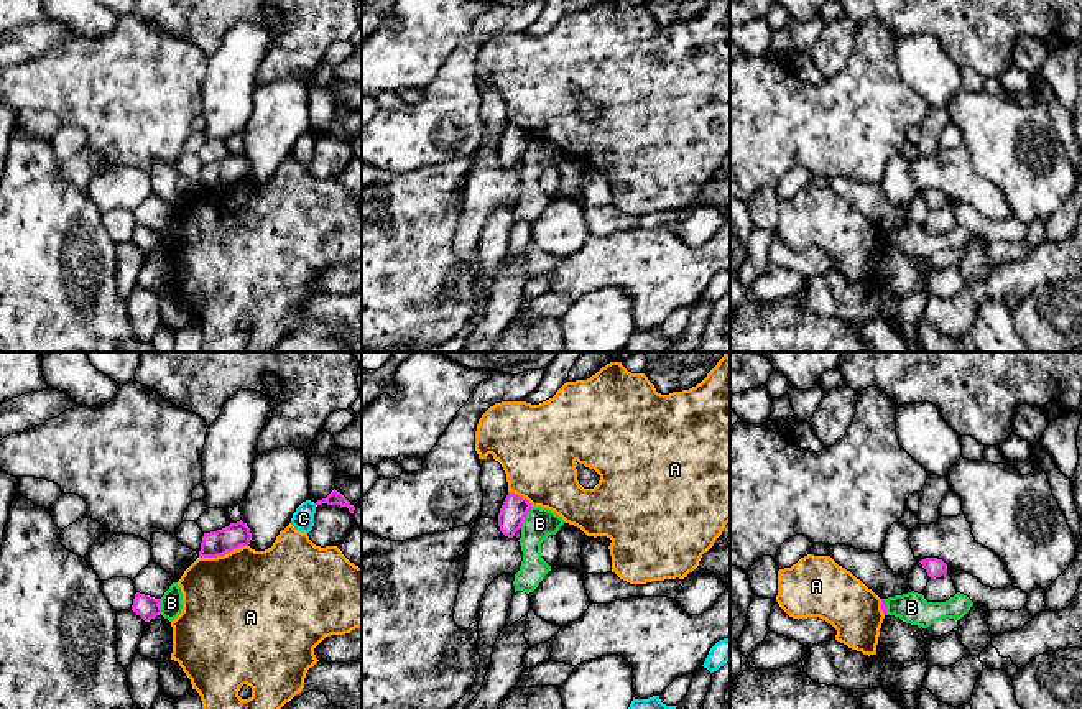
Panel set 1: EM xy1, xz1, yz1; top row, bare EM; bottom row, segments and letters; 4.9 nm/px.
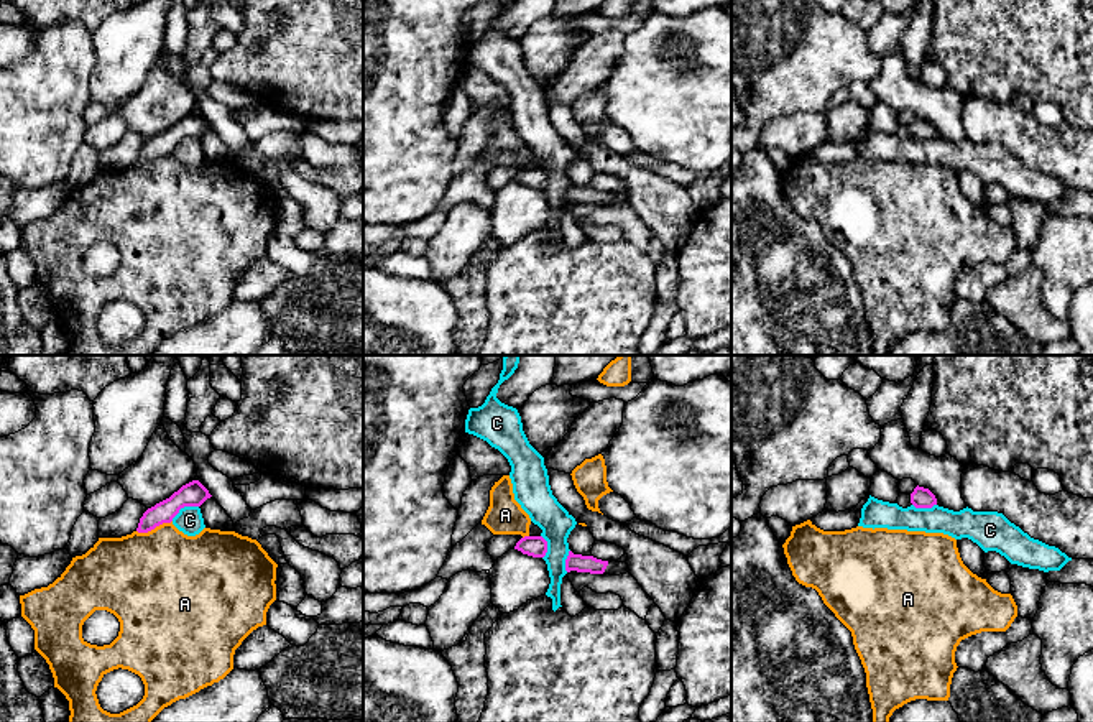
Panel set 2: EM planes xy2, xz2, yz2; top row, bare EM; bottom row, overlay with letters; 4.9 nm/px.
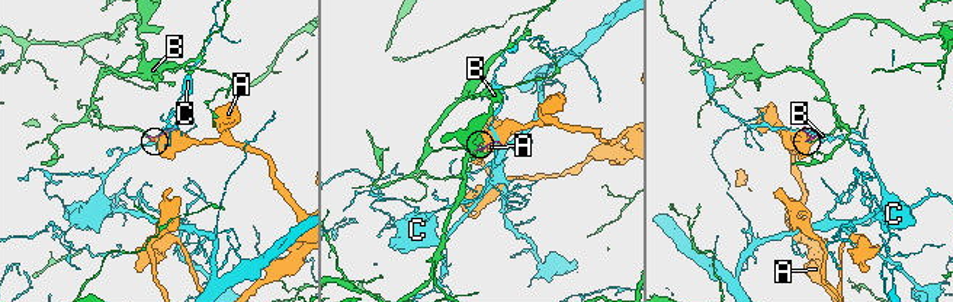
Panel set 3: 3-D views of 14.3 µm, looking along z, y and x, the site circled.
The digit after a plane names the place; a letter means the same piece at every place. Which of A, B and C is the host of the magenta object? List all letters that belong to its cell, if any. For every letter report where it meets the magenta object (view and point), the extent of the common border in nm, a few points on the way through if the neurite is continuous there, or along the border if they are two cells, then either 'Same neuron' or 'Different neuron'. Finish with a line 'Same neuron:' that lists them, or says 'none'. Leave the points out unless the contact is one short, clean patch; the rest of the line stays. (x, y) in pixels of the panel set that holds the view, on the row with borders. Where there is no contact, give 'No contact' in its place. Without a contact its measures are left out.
A: Touches magenta at xy1 (222, 555). Shared border 240 nm. Different neuron
B: Touches magenta at xz1 (525, 517). Shared border 130 nm. Boundary: xz1 (531, 505), (520, 527). Different neuron
C: Touches magenta at xy2 (183, 507). Shared border 150 nm. Boundary: xy2 (198, 505), (184, 505), (171, 520). Different neuron
Same neuron: none

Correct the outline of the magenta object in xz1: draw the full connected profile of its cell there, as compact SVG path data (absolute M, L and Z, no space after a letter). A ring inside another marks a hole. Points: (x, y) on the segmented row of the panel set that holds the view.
M508 492L498 513L500 531L505 536L513 538L515 533L521 528L531 507L533 505L526 498Z

